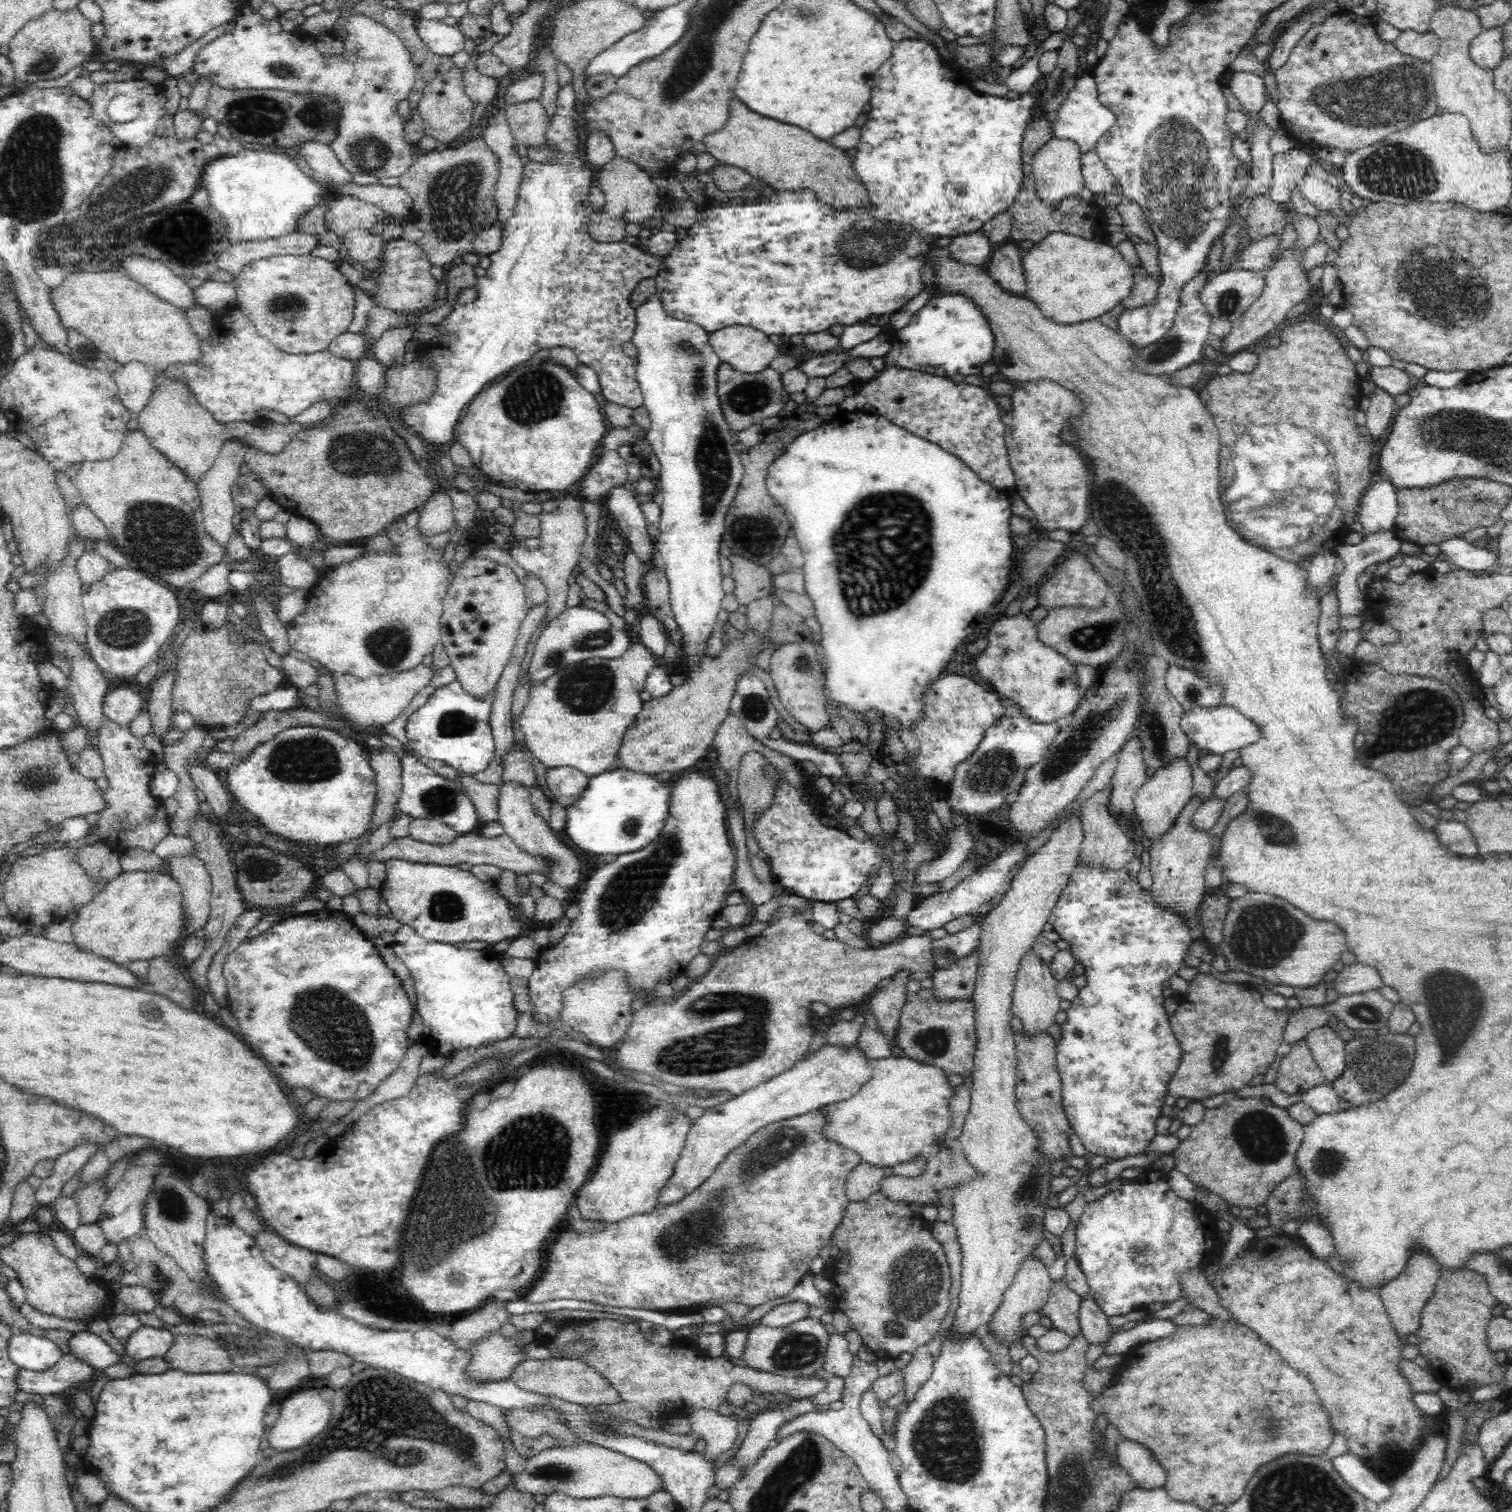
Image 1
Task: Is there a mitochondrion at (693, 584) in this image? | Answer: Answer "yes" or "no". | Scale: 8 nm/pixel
no

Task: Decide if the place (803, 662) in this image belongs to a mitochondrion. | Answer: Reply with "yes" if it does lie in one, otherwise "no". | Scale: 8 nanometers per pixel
yes

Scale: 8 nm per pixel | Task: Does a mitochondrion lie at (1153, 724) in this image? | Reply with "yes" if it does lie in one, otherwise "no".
yes

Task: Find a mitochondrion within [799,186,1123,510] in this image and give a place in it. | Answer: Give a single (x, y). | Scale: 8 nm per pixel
(858, 254)

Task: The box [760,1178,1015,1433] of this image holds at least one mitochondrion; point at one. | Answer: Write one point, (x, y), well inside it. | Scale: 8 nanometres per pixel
(915, 1283)

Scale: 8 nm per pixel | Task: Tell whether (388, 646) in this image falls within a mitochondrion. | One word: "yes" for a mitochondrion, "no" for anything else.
yes

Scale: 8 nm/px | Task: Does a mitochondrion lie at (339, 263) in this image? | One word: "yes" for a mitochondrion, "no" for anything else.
no

